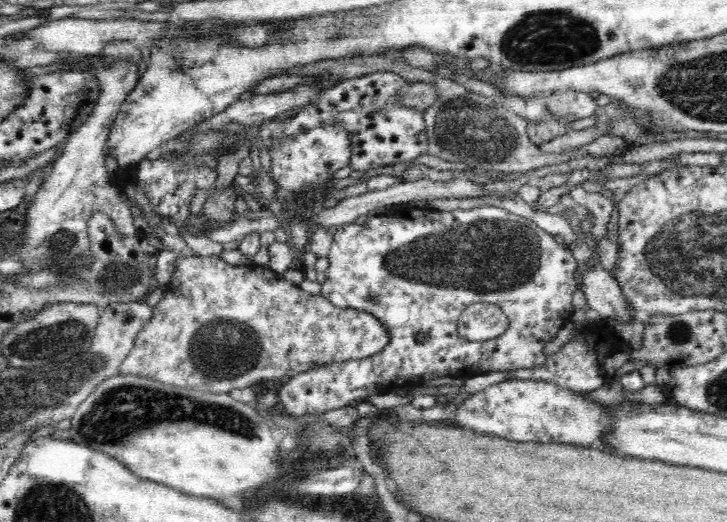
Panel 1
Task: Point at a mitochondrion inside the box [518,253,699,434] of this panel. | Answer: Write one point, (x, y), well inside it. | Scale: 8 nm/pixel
(680, 335)

